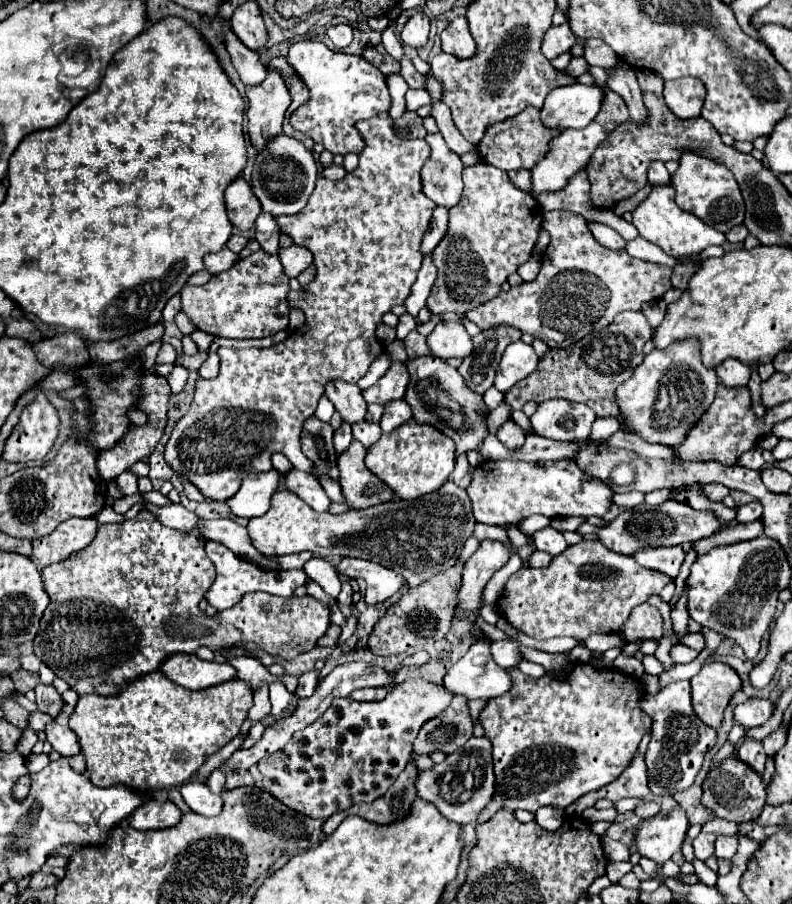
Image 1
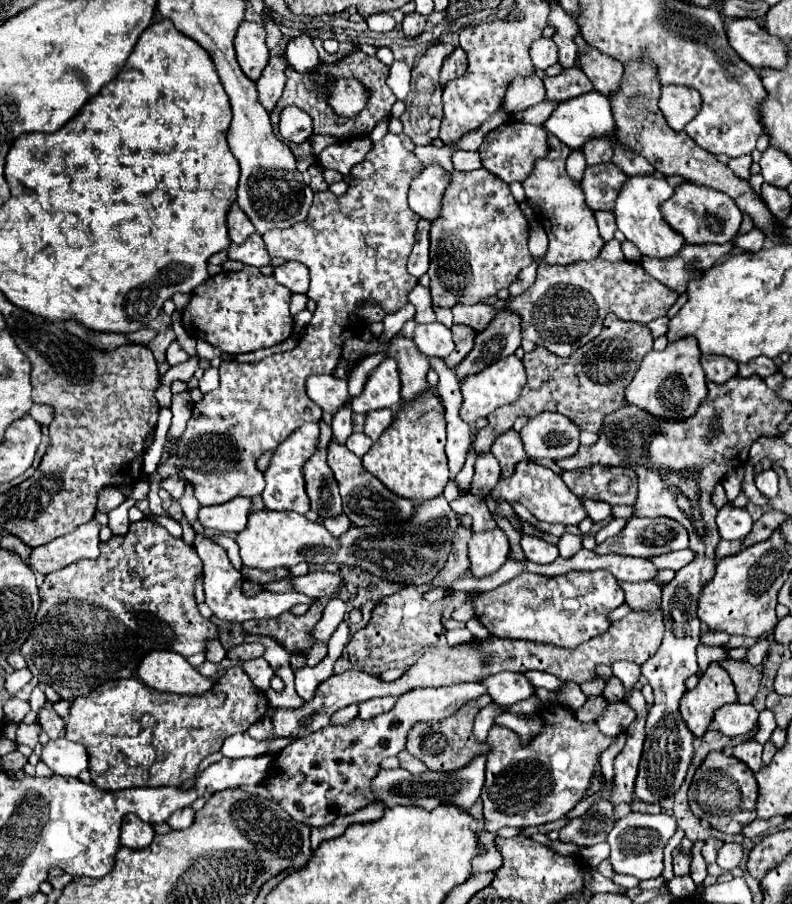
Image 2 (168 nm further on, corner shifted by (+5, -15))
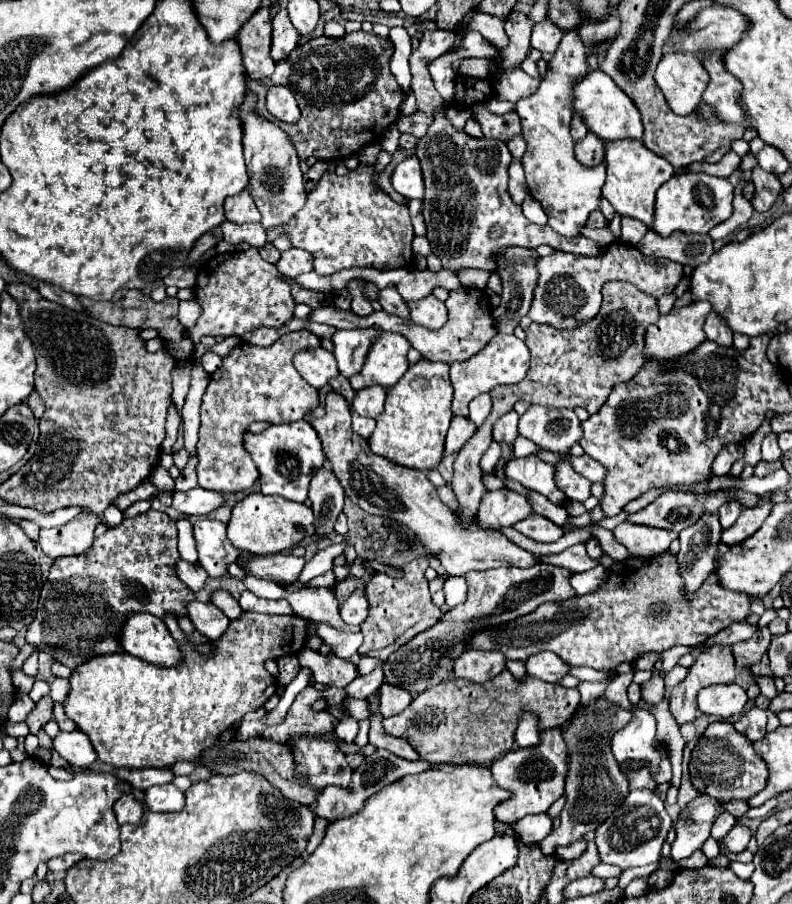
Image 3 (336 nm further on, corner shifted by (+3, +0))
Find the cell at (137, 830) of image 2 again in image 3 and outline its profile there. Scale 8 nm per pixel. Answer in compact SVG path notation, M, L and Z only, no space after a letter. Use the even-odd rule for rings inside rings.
M131 795L119 797L115 801L115 805L113 805L113 811L115 811L115 817L117 817L119 825L125 825L125 823L139 825L141 823L141 817L143 817L141 803L135 797L131 797Z

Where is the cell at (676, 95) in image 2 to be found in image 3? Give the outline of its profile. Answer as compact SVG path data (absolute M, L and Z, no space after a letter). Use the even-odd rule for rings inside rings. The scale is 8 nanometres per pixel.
M665 51L657 65L655 81L675 115L689 115L707 89L709 75L701 61L691 53Z

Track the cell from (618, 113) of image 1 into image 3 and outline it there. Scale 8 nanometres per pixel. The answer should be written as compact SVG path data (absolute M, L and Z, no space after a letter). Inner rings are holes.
M587 133L581 143L575 143L575 155L583 165L597 167L605 161L605 141L601 141L593 133Z

